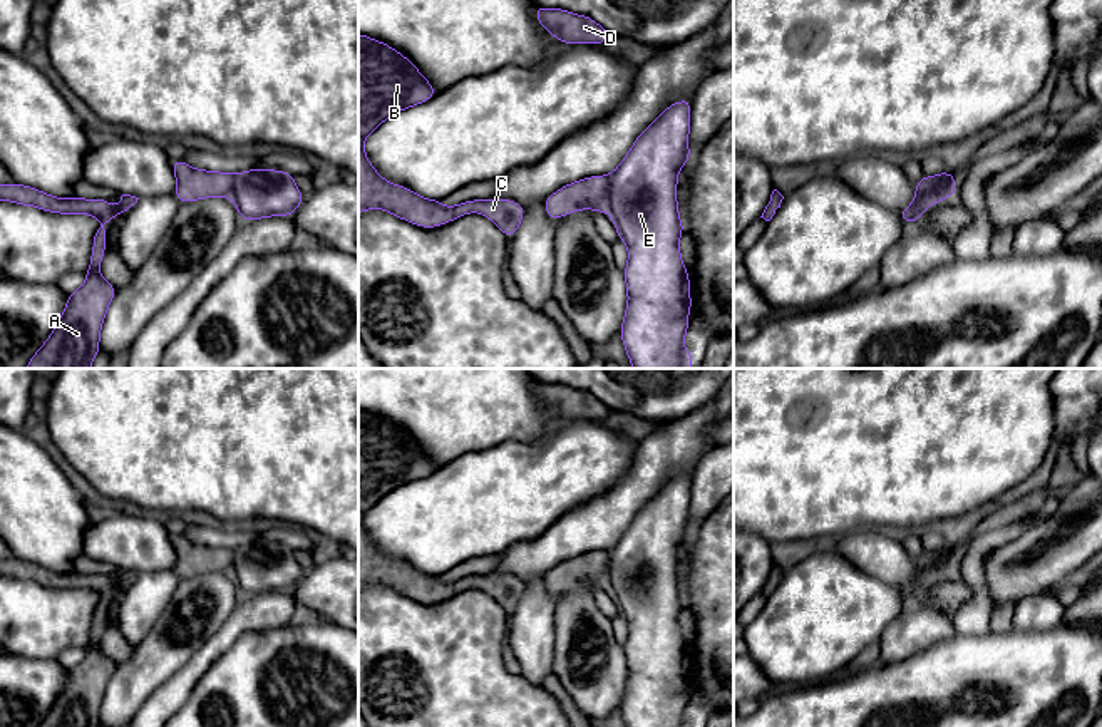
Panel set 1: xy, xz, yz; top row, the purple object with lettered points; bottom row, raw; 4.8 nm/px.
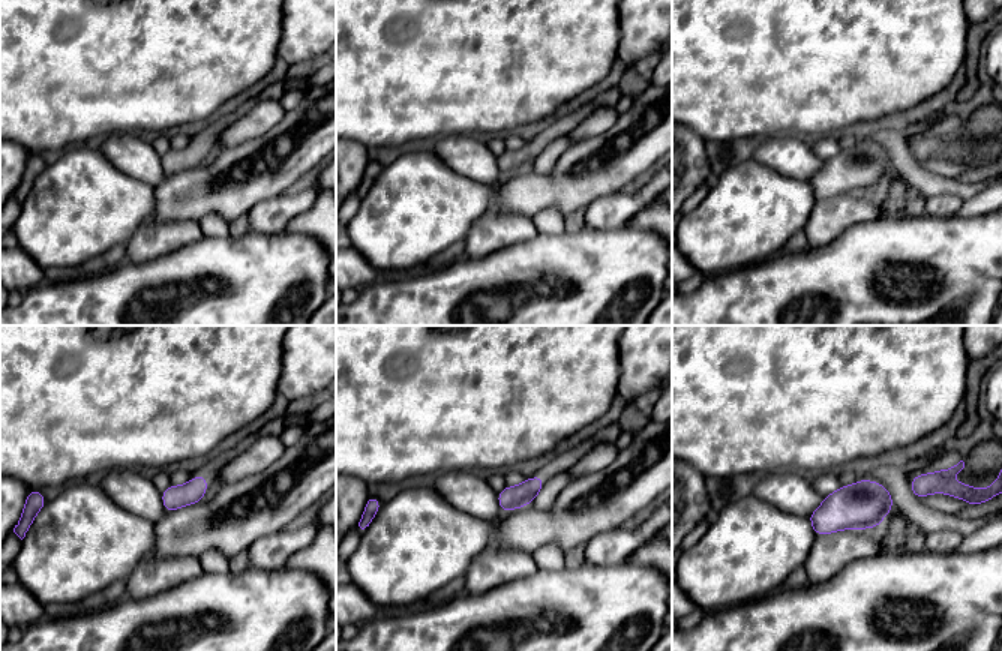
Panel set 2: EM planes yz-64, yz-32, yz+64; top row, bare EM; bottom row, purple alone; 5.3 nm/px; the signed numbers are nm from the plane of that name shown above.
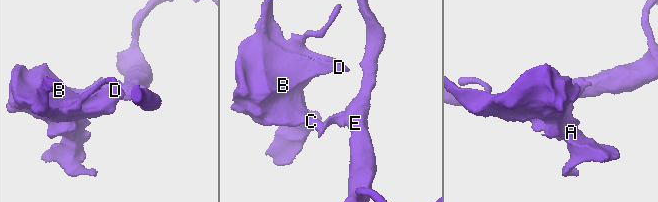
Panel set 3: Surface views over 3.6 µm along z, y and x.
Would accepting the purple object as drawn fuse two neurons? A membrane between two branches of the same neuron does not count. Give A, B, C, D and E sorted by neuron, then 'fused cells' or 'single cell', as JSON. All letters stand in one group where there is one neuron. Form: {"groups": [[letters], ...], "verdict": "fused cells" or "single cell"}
{"groups": [["A", "B", "C", "D"], ["E"]], "verdict": "fused cells"}

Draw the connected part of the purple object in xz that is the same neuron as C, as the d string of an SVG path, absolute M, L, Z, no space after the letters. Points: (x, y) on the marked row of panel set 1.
M358 34L358 214L385 209L420 228L437 228L469 213L487 216L512 238L524 218L524 206L512 199L469 199L445 208L405 186L385 181L370 164L363 142L384 121L437 94L420 70L390 45Z

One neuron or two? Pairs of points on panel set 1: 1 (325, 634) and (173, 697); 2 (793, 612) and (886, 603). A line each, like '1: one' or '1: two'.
1: two
2: one

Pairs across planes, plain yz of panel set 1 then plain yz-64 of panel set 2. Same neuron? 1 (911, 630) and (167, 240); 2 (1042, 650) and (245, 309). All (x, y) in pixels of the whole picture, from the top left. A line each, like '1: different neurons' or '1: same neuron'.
1: same neuron
2: same neuron

